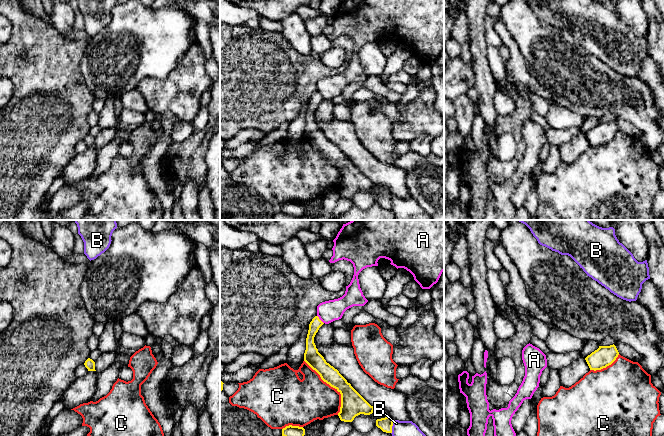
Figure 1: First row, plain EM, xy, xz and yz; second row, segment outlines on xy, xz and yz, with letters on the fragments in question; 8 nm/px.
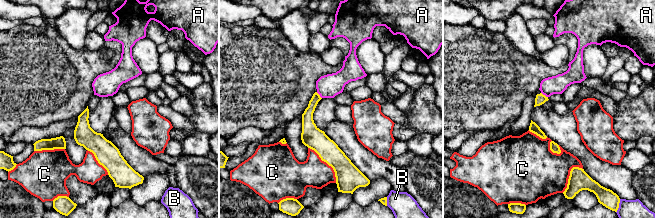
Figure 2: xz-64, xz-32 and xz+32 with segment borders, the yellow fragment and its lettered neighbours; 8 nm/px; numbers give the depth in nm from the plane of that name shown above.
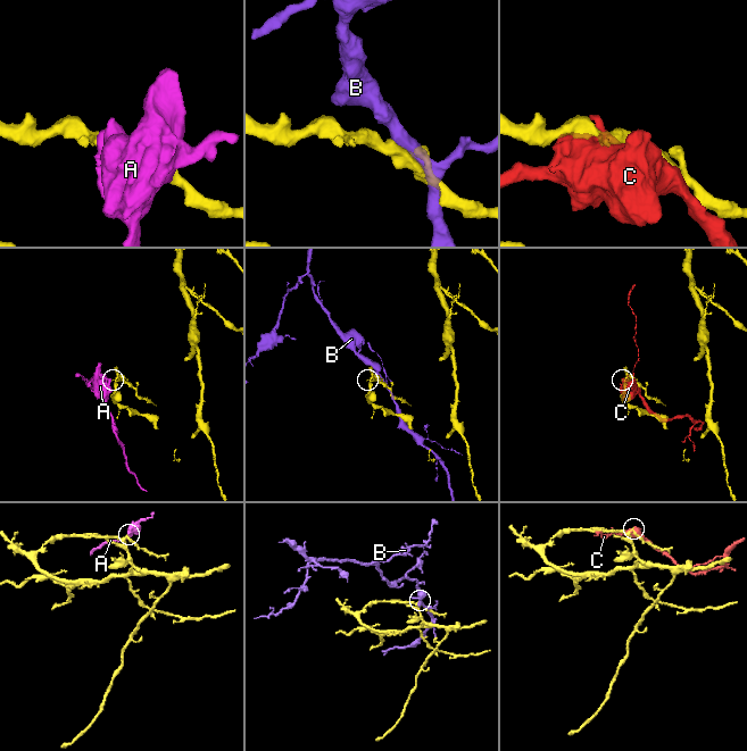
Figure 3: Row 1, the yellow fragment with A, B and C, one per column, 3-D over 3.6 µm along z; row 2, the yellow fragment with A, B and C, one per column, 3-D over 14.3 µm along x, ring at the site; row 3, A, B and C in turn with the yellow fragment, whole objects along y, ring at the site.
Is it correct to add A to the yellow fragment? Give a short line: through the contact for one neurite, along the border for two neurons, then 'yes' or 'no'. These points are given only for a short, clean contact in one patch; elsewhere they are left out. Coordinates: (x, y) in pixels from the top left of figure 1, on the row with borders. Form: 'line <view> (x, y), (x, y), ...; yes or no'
line xz (317, 315), (323, 323); no

